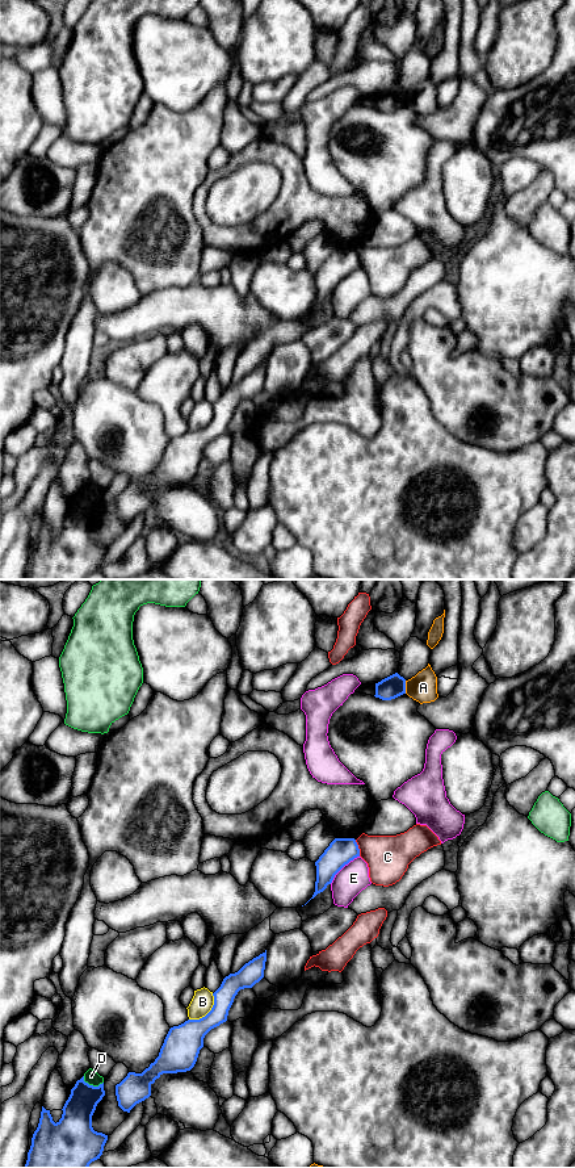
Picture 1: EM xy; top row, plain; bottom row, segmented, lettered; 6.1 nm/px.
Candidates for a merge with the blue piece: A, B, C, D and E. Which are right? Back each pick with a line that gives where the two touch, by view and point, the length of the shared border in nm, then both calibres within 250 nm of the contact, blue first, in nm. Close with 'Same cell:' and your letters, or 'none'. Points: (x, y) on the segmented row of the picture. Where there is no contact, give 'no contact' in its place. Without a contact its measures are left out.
Same cell: none

